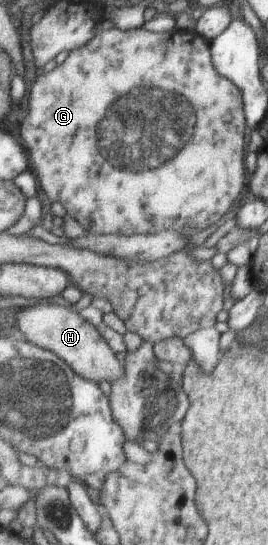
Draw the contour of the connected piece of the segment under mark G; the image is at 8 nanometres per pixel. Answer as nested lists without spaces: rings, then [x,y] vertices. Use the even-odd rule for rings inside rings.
[[[143,27],[126,31],[118,28],[101,30],[83,46],[71,51],[66,60],[61,65],[57,65],[51,72],[40,71],[34,83],[29,88],[29,112],[27,112],[19,130],[21,140],[25,144],[23,146],[29,152],[27,158],[30,158],[31,168],[34,169],[31,173],[35,176],[37,185],[40,186],[48,199],[51,202],[59,202],[88,232],[137,236],[137,234],[157,234],[158,232],[165,232],[165,230],[174,230],[183,236],[193,236],[211,224],[219,222],[231,208],[231,204],[239,198],[239,194],[243,192],[247,180],[245,178],[245,159],[248,129],[241,90],[231,80],[217,74],[211,60],[211,52],[209,52],[209,41],[201,38],[194,31],[185,30],[183,32],[183,30],[171,29],[163,32],[152,32]]]

